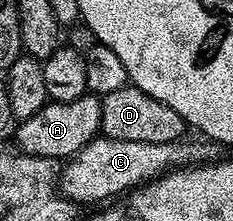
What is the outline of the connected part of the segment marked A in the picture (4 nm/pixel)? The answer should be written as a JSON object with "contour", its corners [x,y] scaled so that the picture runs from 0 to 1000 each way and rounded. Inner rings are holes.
{"contour":[[[378,416],[330,452],[292,462],[206,457],[197,480],[159,507],[159,525],[124,525],[77,557],[77,674],[103,697],[283,724],[305,715],[365,652],[382,652],[433,606],[438,457],[412,430]]]}

